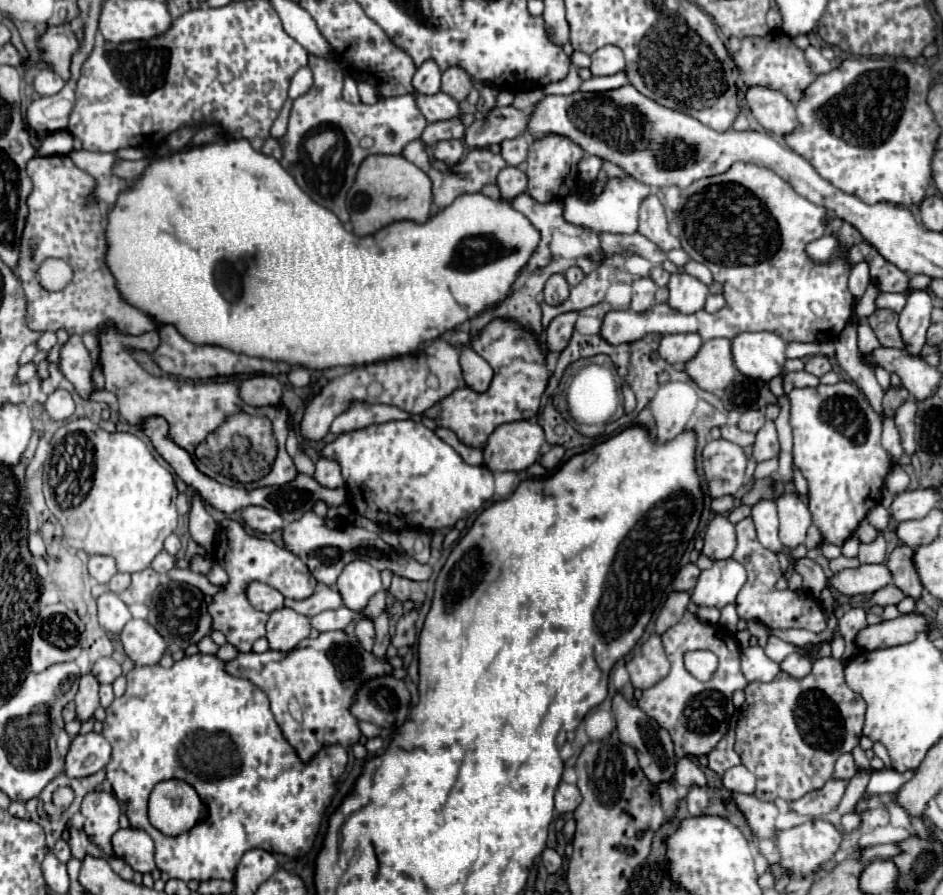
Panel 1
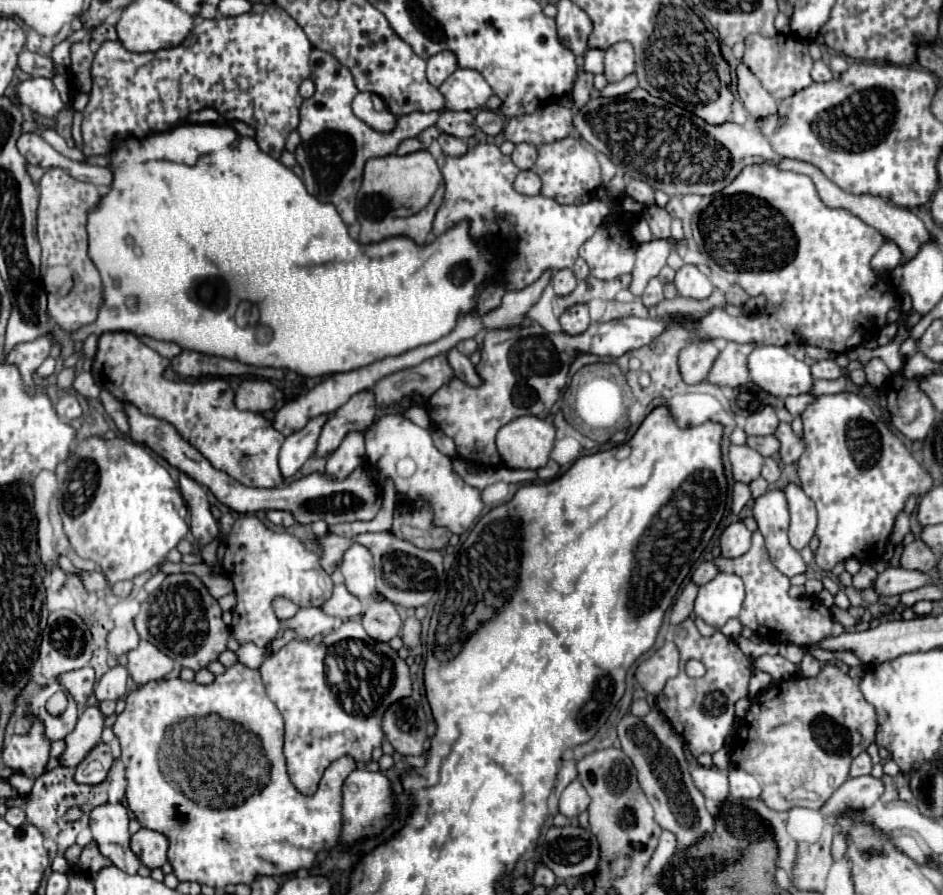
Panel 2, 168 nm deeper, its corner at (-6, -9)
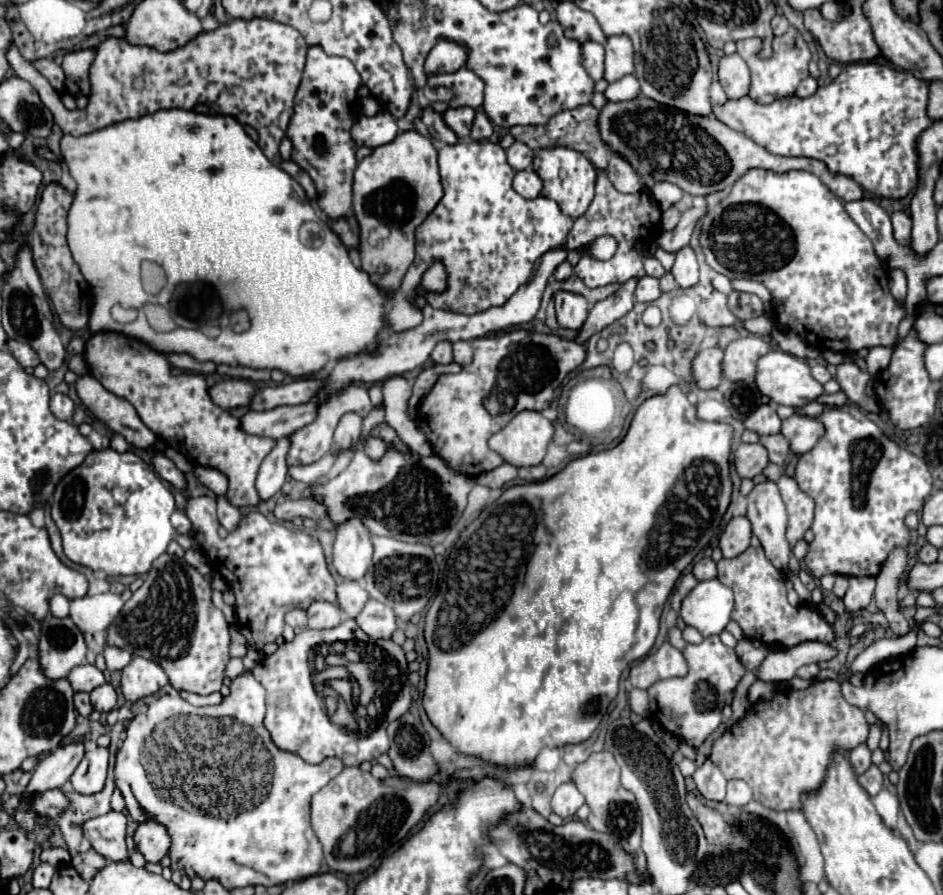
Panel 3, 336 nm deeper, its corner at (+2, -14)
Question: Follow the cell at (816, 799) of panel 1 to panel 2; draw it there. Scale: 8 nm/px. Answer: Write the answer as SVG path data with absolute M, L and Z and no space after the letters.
M861 775L845 781L833 795L831 799L823 805L823 811L831 817L837 817L845 813L847 809L863 811L871 807L885 791L885 783L881 777L873 775Z

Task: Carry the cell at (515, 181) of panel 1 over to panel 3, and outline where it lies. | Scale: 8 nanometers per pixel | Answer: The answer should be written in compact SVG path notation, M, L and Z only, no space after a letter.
M521 170L515 174L515 180L513 180L513 188L517 194L521 194L523 198L537 198L539 192L541 192L541 178L531 170Z

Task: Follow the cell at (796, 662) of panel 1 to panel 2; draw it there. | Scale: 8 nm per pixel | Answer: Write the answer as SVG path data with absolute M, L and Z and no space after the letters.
M805 653L803 661L801 661L801 673L803 673L803 677L815 677L819 671L821 671L821 663L811 653Z

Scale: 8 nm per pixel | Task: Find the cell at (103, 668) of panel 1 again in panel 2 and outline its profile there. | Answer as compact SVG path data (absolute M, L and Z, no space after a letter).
M117 665L117 667L113 667L113 669L109 669L101 679L99 679L99 683L97 683L97 687L95 687L95 697L97 697L97 701L105 701L105 699L121 699L121 697L125 697L125 693L127 693L127 677L129 677L129 673L127 673L127 669L123 667L123 665Z

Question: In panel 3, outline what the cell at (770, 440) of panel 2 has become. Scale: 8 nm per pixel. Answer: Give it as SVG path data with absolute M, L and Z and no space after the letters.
M773 434L773 436L761 436L759 444L763 444L769 452L769 462L781 466L789 454L789 448L787 448L787 440L783 440L781 434Z

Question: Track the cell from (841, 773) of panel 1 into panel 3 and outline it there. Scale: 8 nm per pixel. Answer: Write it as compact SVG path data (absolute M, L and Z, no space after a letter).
M859 744L857 748L853 748L849 752L849 762L853 766L853 772L857 776L861 776L863 772L867 772L867 768L871 766L871 752L867 748L867 744Z

